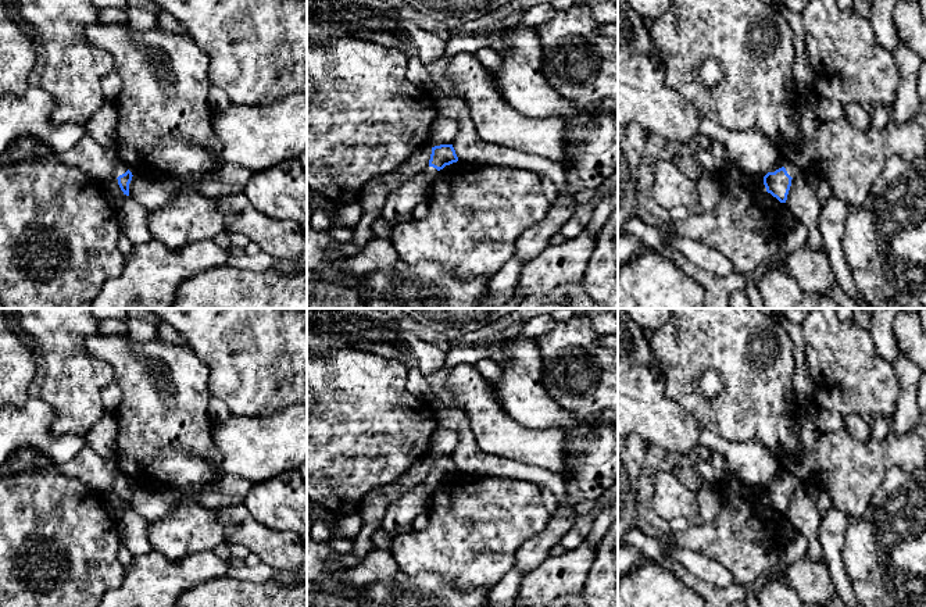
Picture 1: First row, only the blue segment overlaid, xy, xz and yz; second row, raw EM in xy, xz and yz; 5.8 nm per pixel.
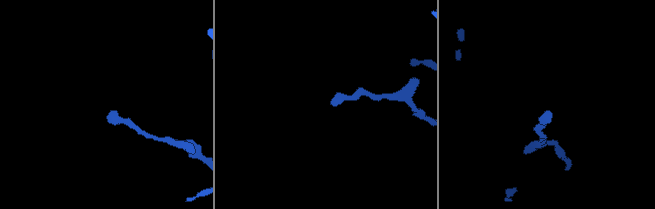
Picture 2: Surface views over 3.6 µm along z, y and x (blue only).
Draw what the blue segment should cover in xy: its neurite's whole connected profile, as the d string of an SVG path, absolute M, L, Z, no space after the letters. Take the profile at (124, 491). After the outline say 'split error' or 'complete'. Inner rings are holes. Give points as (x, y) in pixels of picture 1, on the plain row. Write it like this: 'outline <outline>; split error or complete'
outline M119 474L115 478L115 488L118 490L118 496L121 499L121 501L124 503L124 506L129 507L129 494L132 492L132 483L122 475Z; split error

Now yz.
outline M787 474L775 483L764 488L766 503L776 508L780 514L786 514L791 497L791 490L800 483L798 478Z; split error

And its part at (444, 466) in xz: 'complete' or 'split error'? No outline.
split error

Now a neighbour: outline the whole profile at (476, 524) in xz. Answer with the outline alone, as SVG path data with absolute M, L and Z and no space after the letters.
M453 474L433 489L428 525L392 539L390 553L407 575L436 572L460 590L494 588L515 567L519 547L540 533L551 519L540 488L503 476Z

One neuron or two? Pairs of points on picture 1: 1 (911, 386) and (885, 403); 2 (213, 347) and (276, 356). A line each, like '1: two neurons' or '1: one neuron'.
1: two neurons
2: one neuron

